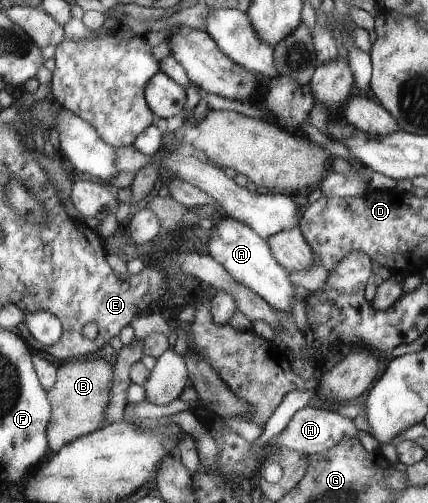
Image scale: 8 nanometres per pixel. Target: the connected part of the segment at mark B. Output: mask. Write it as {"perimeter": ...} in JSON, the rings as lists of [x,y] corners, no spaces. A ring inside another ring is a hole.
{"perimeter":[[[78,359],[58,365],[55,387],[48,391],[52,407],[48,442],[52,452],[63,449],[64,445],[96,432],[107,424],[110,387],[114,378],[114,365],[104,359]]]}

